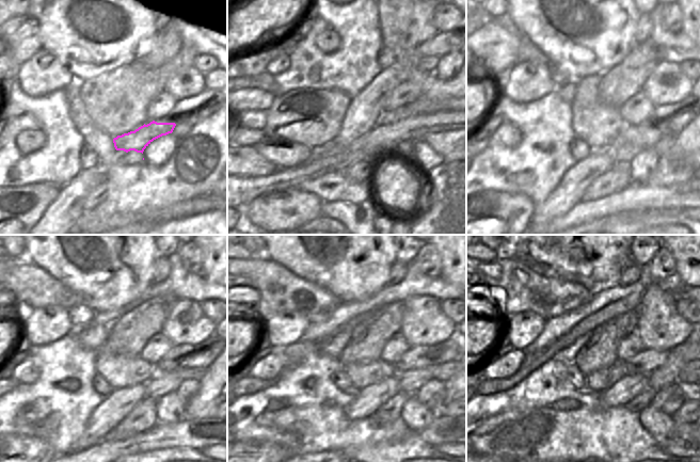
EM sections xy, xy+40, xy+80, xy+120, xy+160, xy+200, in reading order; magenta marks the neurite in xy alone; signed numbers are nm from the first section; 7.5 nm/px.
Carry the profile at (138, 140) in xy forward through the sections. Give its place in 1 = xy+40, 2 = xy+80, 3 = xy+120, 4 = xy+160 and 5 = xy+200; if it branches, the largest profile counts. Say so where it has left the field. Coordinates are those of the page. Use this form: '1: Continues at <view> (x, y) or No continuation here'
1: Continues at xy+40 (393, 133)
2: Continues at xy+80 (636, 138)
3: Continues at xy+120 (161, 383)
4: Continues at xy+160 (410, 382)
5: Continues at xy+200 (679, 356)

